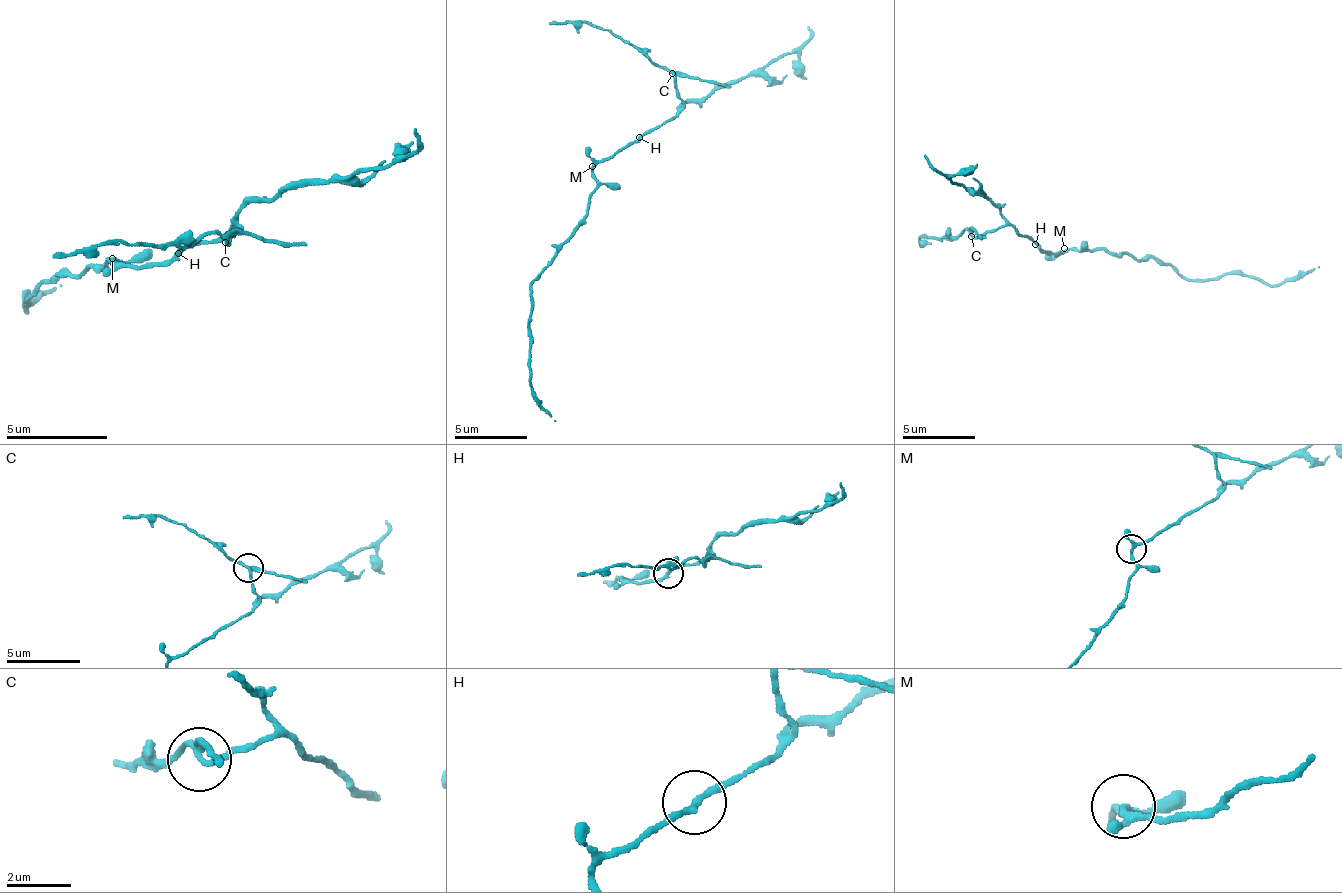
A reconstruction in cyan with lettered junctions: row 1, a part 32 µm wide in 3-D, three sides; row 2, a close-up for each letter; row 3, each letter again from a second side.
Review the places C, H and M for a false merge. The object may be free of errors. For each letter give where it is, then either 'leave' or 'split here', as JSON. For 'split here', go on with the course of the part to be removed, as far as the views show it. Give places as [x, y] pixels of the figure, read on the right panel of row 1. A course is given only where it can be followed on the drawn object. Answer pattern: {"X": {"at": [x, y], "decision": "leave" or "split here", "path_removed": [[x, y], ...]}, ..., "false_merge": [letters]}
{"C": {"at": [971, 236], "decision": "split here", "path_removed": [[970, 237], [966, 230], [956, 237], [919, 237], [923, 248]]}, "H": {"at": [1035, 244], "decision": "leave"}, "M": {"at": [1064, 248], "decision": "leave"}, "false_merge": ["C"]}

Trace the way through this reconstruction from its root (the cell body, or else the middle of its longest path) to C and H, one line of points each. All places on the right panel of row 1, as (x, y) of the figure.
C: (1064, 251), (1042, 251), (1028, 237), (1021, 237), (1010, 226), (999, 226), (977, 237), (970, 237)
H: (1064, 251), (1042, 251), (1035, 244)

